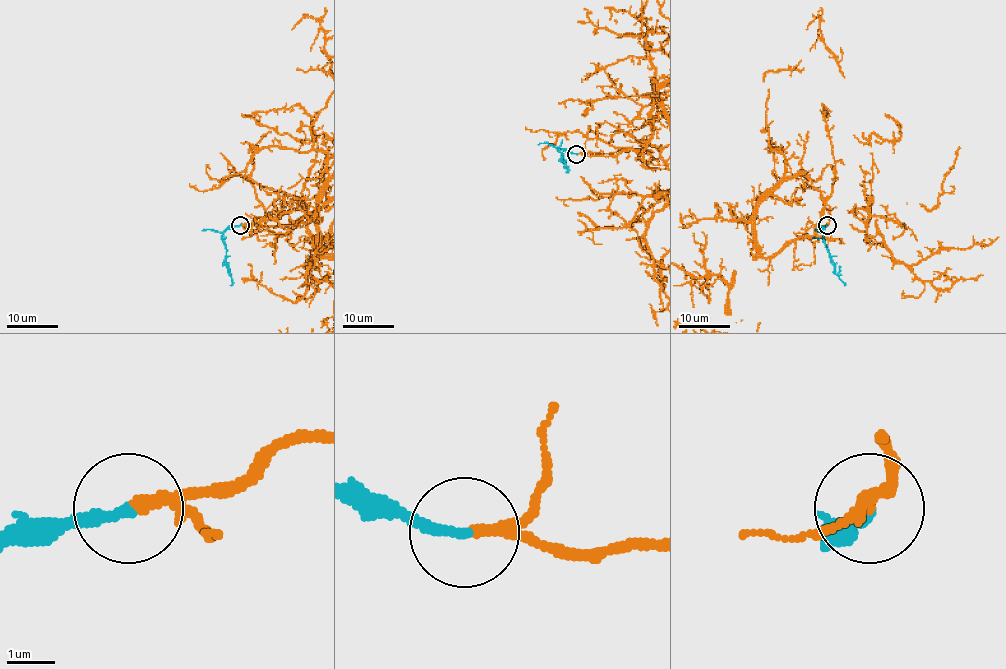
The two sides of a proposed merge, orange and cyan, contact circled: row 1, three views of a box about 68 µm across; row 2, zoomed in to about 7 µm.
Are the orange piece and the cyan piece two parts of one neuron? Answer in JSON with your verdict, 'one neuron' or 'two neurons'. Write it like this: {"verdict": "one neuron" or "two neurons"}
{"verdict": "one neuron"}

